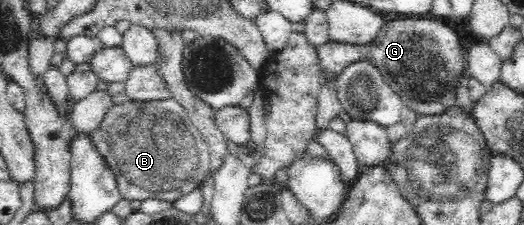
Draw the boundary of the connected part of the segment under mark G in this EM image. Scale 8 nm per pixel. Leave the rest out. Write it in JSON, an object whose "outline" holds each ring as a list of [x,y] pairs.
{"outline":[[[427,16],[395,19],[384,22],[376,38],[368,44],[352,45],[329,40],[317,48],[317,55],[321,72],[334,79],[352,62],[365,60],[373,64],[404,105],[418,117],[434,117],[456,104],[456,89],[464,71],[463,46],[458,36],[442,20]]]}

